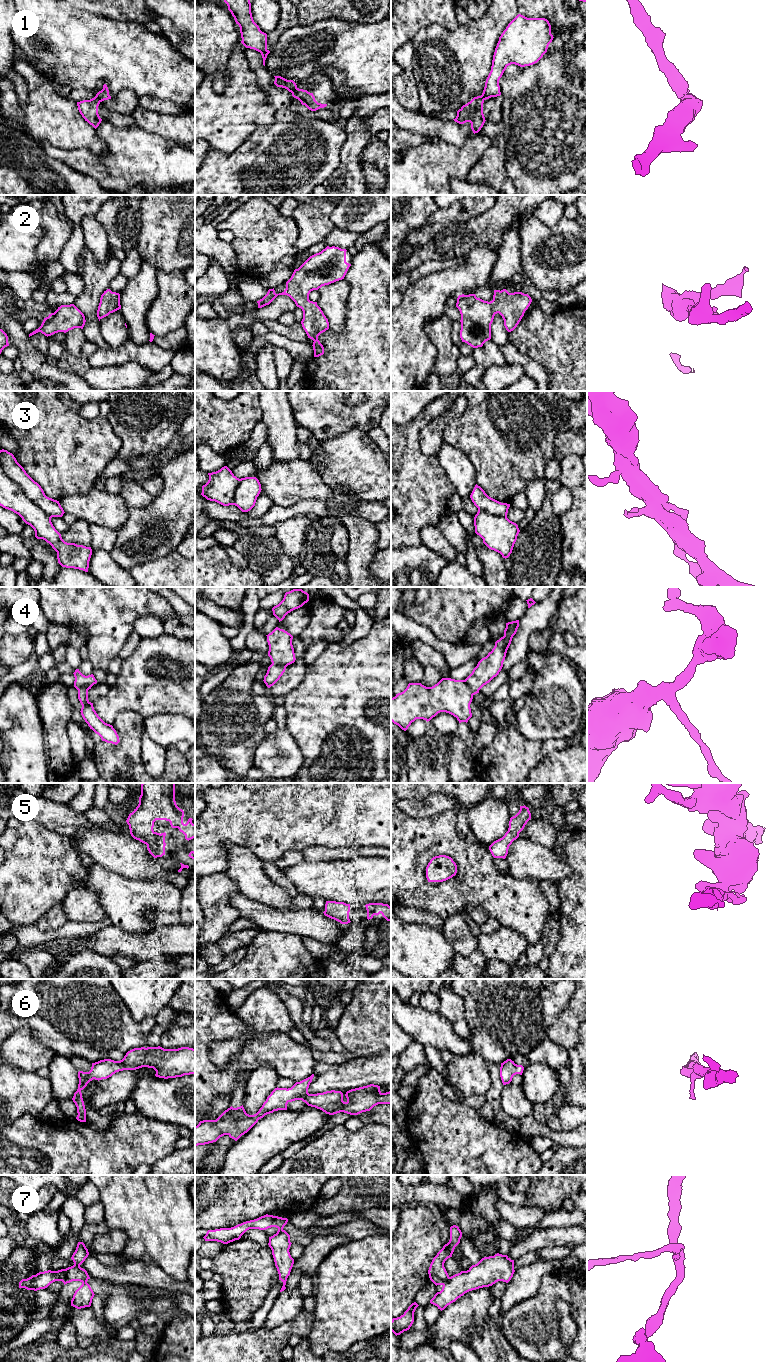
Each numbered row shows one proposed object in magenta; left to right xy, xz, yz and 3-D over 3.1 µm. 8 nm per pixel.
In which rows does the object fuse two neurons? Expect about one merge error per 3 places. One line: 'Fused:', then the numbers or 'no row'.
Fused: 1, 3, 7

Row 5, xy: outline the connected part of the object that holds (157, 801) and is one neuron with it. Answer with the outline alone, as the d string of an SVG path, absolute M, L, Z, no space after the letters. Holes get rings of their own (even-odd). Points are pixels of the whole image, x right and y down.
M142 783L139 804L129 814L126 822L131 836L147 845L149 853L154 857L165 855L166 833L153 830L156 820L170 822L172 828L178 828L186 840L195 838L195 824L192 818L183 823L184 811L175 801L175 783Z

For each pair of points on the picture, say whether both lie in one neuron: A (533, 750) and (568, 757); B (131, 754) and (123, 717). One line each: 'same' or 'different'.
A: different
B: same

